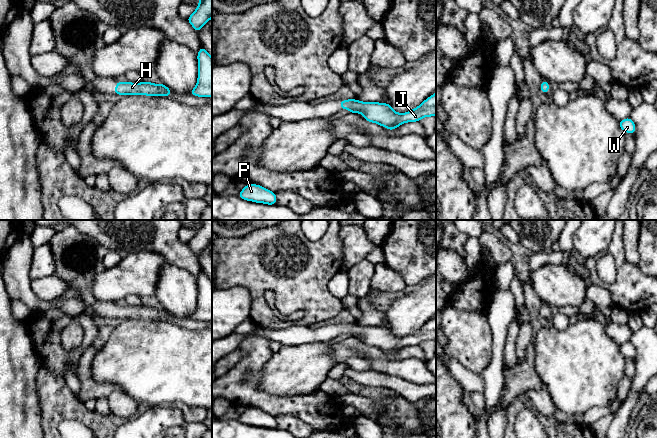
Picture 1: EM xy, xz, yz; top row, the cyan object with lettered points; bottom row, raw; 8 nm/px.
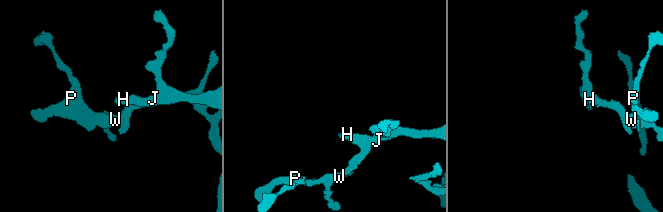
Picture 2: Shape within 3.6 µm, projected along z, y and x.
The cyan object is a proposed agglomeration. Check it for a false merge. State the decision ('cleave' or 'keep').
keep

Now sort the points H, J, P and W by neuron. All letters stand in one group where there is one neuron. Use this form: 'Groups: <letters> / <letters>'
Groups: H J P W

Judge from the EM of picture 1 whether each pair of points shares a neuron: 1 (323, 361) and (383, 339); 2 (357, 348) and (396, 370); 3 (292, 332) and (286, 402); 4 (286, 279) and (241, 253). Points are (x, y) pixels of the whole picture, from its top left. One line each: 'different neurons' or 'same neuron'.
1: different neurons
2: different neurons
3: different neurons
4: same neuron

